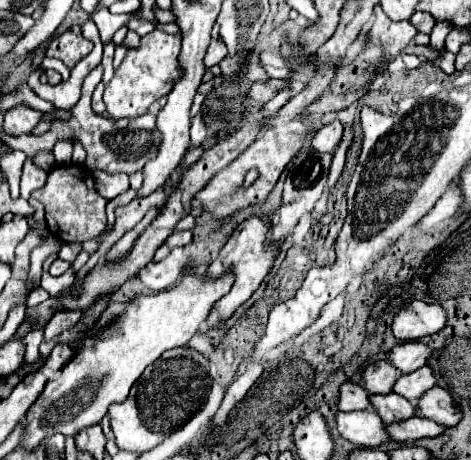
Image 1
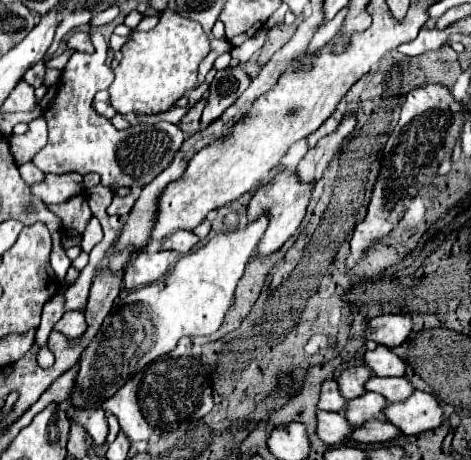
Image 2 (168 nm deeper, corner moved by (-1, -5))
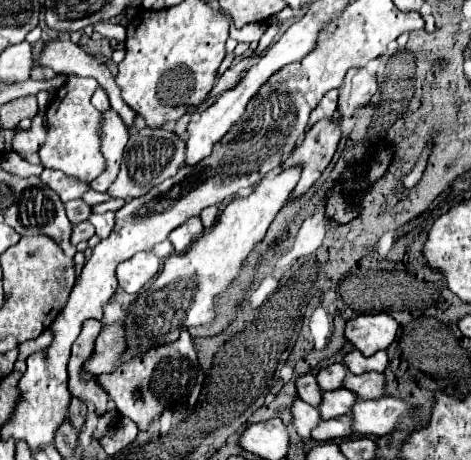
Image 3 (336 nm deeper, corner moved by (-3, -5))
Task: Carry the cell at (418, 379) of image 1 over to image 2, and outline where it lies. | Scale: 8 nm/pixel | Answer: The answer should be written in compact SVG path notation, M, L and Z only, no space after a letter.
M372 375L370 381L366 381L364 389L380 393L388 403L404 401L414 393L414 387L406 377L376 377L376 375Z

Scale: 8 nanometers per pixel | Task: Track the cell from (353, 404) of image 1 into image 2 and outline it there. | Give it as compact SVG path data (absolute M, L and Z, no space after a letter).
M326 379L322 383L318 409L322 409L322 411L336 411L336 413L342 413L346 409L346 399L340 395L338 385L336 385L334 379Z

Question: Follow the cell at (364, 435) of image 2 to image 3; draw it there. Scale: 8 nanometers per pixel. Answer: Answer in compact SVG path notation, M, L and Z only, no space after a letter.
M338 417L334 421L322 421L322 425L318 425L318 429L314 431L314 439L316 441L334 441L334 439L344 439L350 437L352 431L352 417Z

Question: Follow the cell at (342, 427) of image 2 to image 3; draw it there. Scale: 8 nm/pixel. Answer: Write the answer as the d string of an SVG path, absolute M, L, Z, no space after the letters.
M296 399L294 405L292 405L292 415L296 419L296 431L300 437L304 439L310 439L310 433L312 429L316 429L322 421L320 417L320 411L318 407L312 407L312 405L306 405L302 399Z

